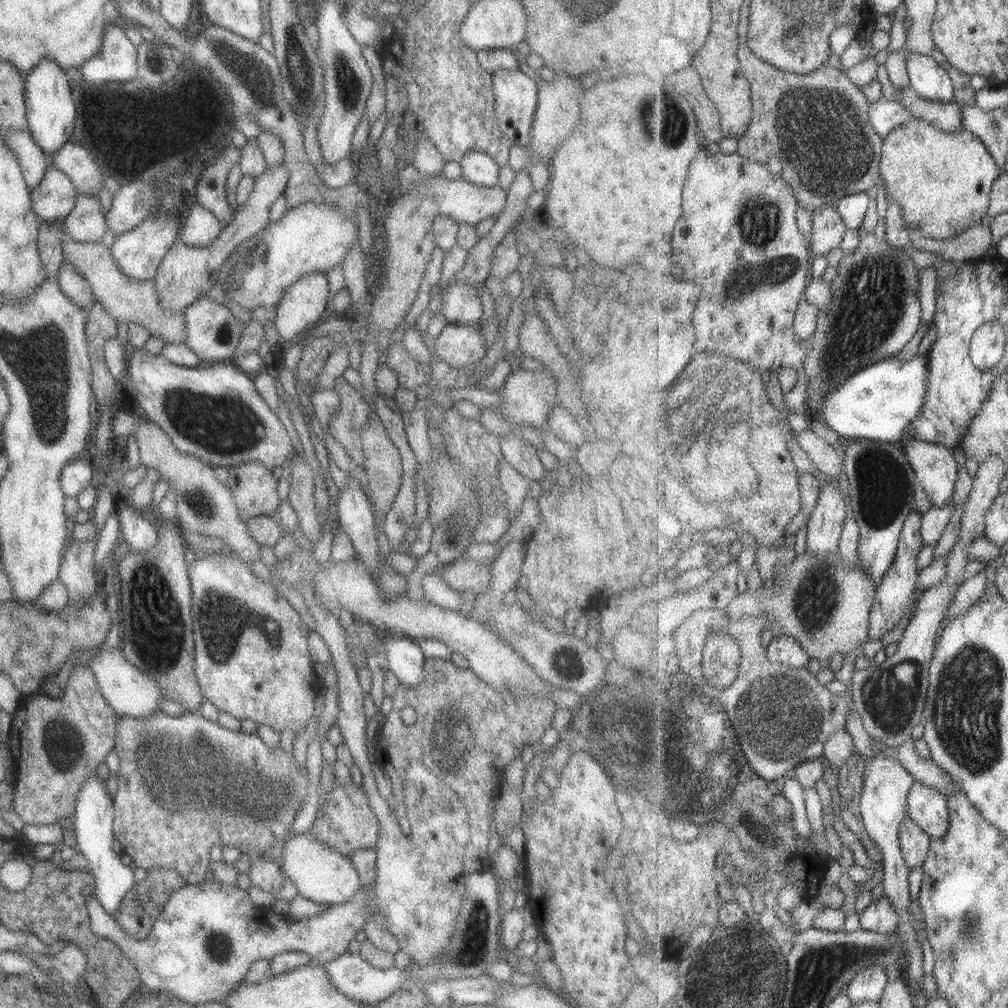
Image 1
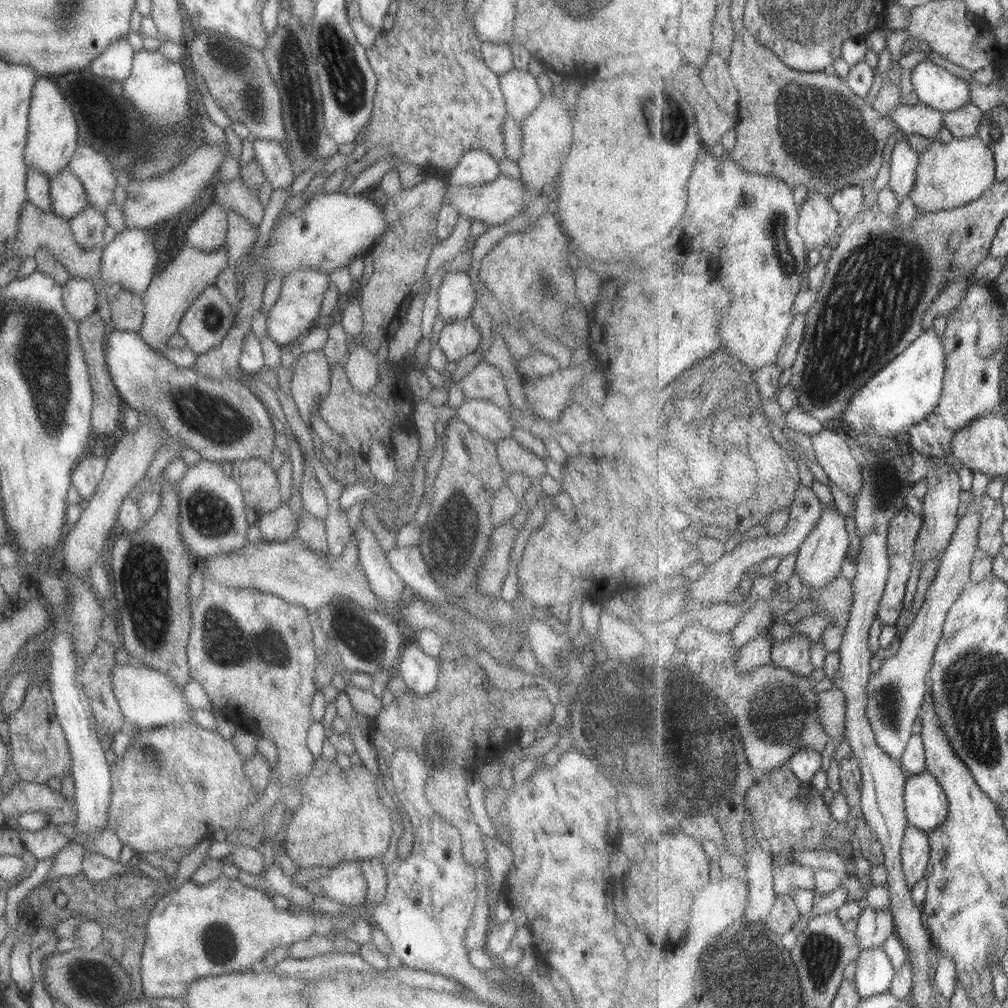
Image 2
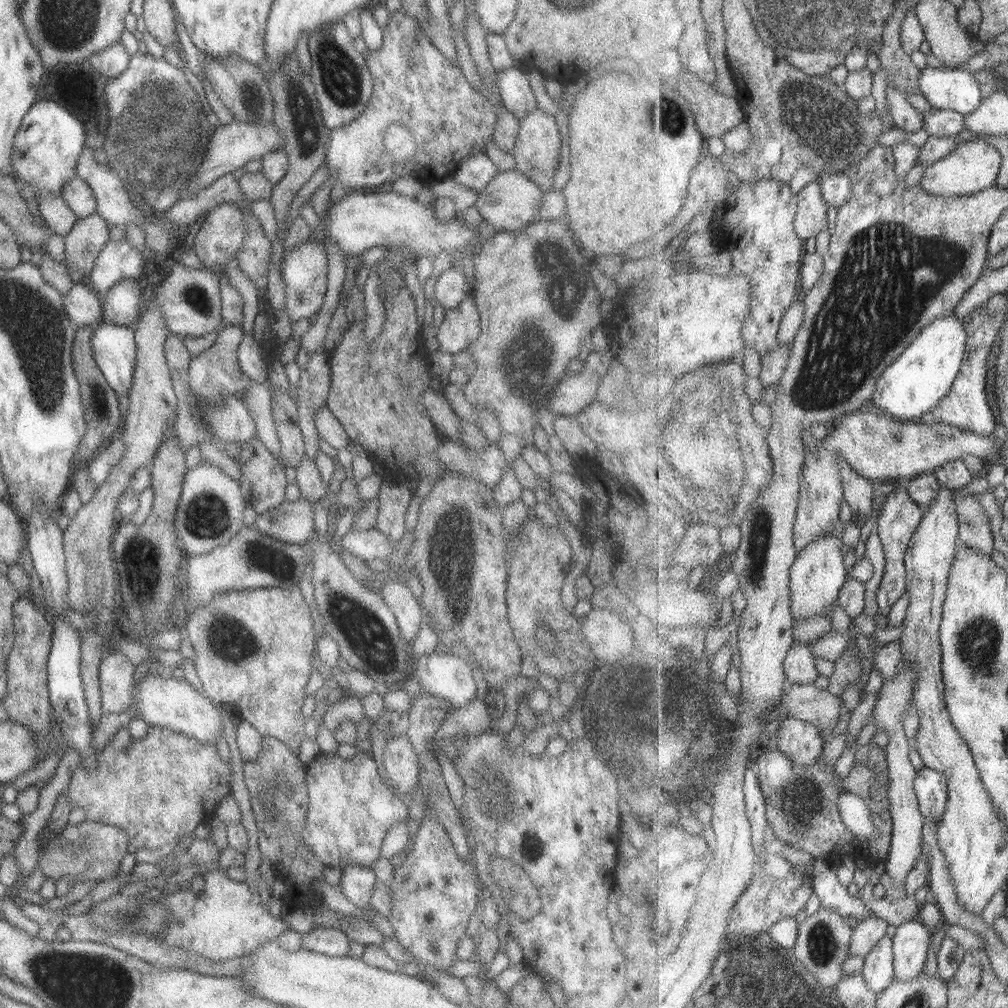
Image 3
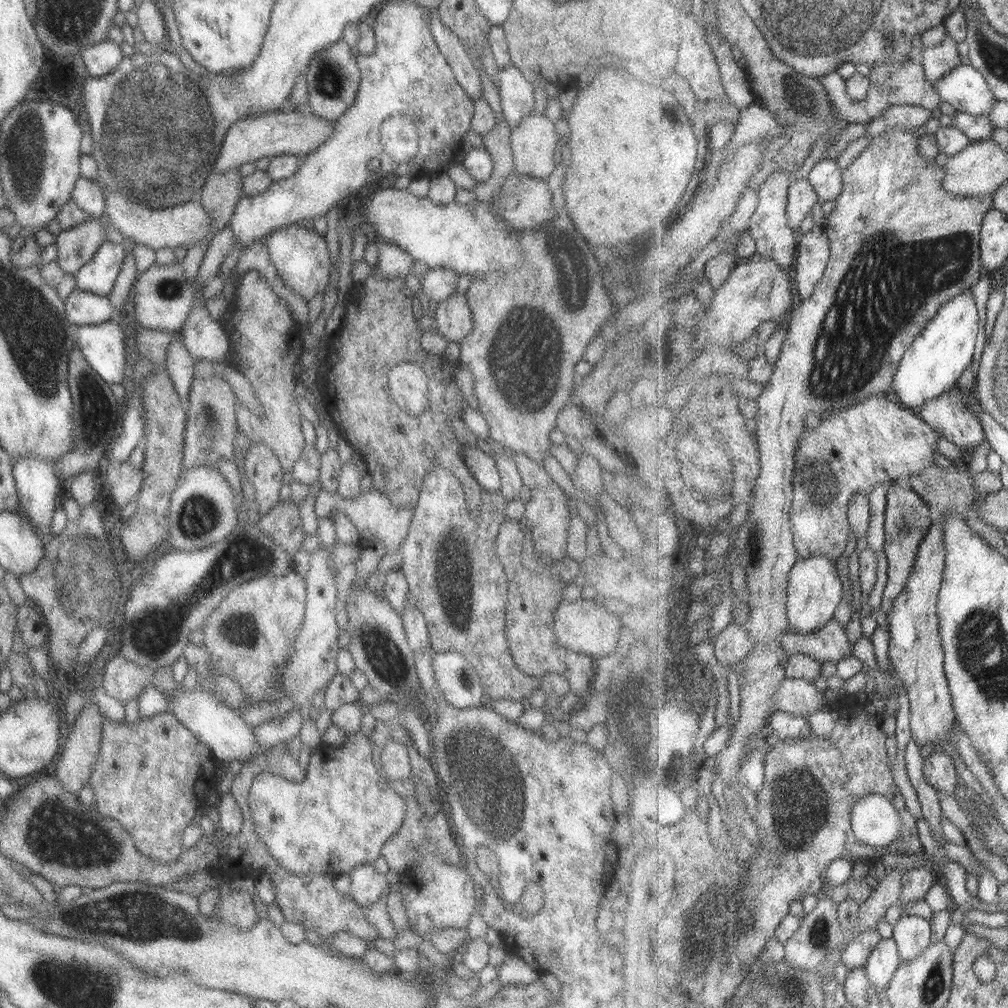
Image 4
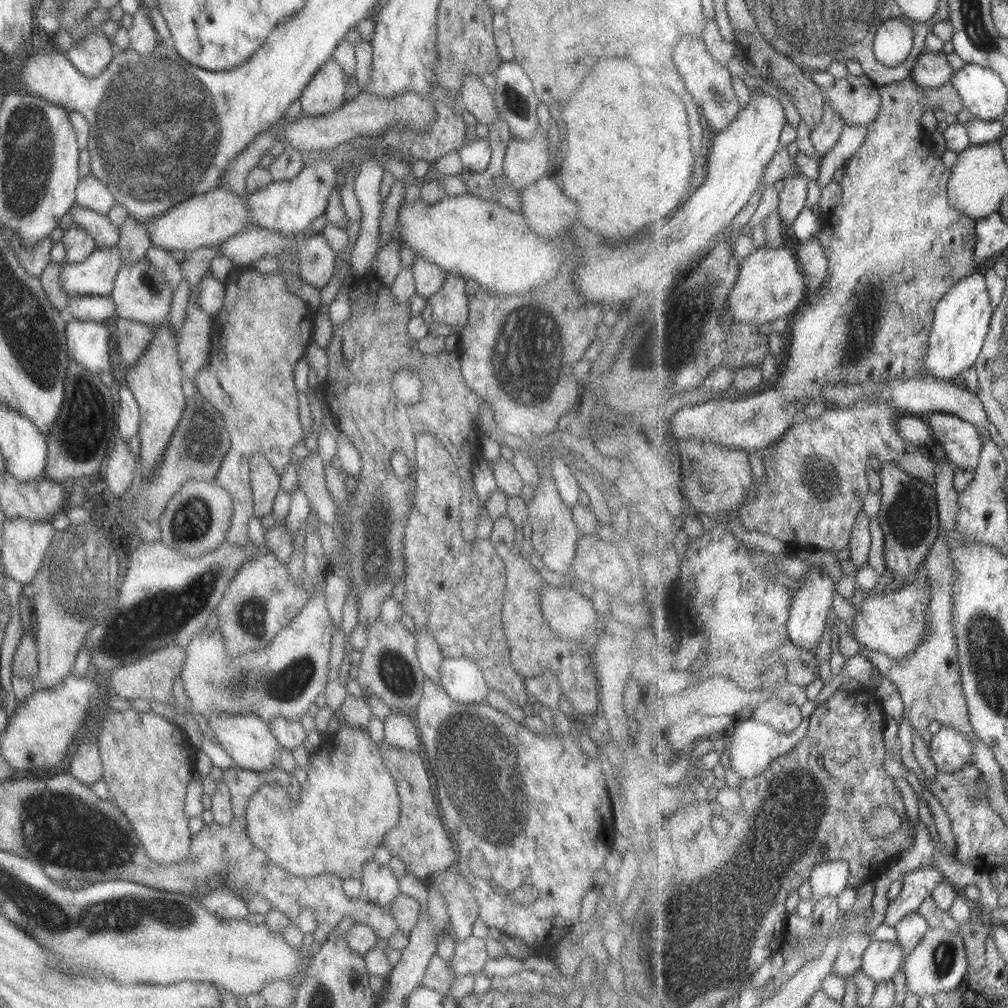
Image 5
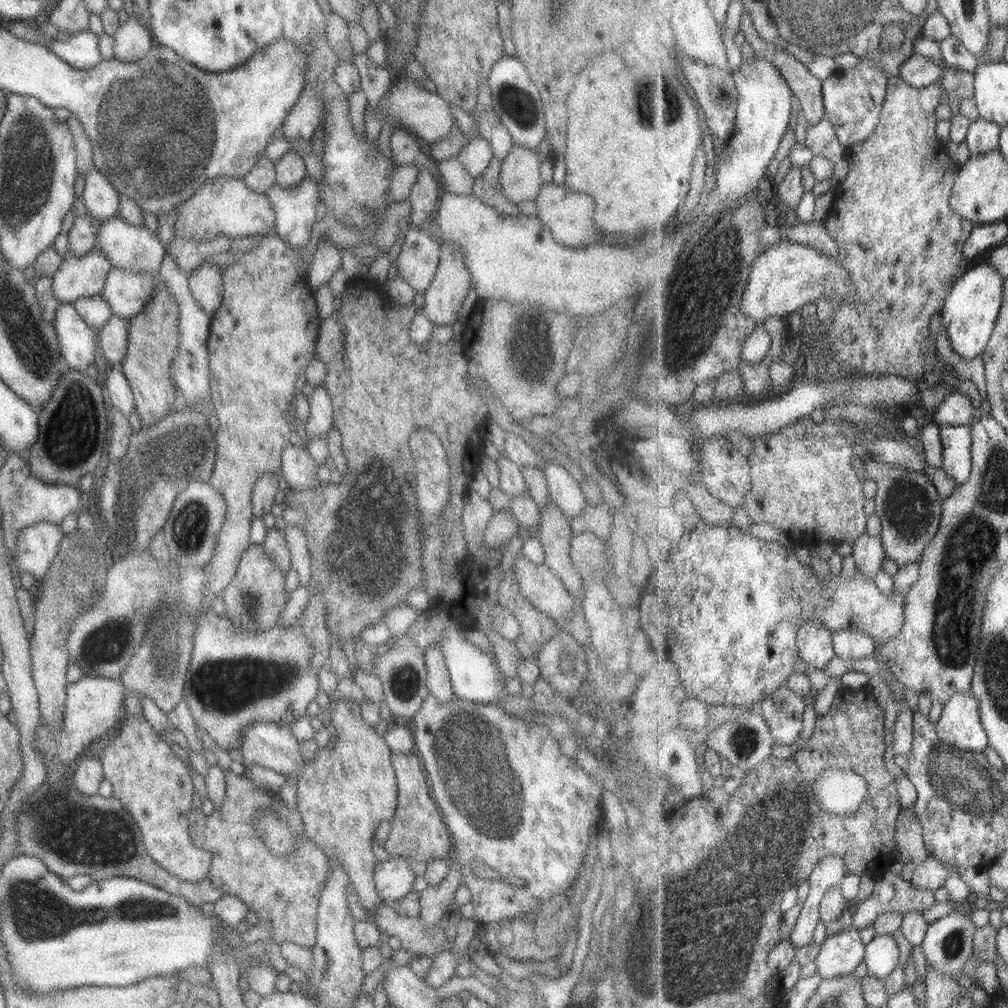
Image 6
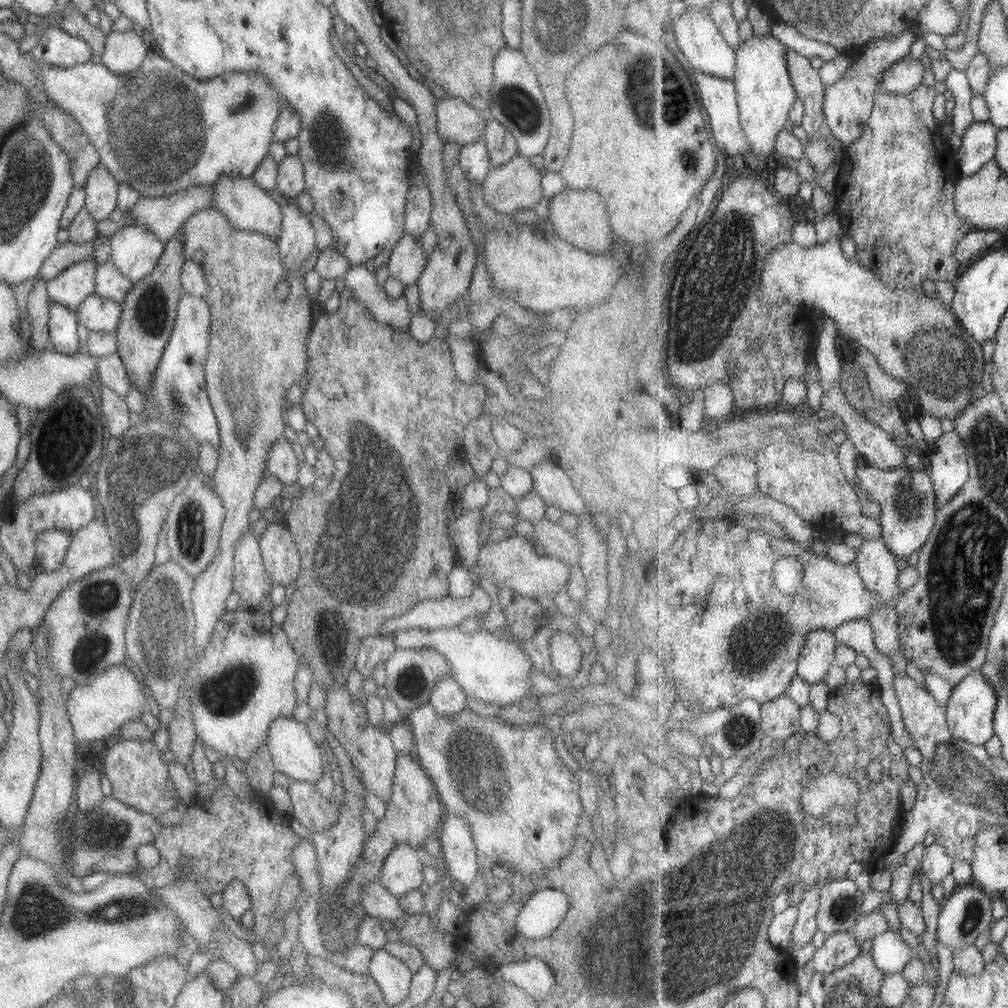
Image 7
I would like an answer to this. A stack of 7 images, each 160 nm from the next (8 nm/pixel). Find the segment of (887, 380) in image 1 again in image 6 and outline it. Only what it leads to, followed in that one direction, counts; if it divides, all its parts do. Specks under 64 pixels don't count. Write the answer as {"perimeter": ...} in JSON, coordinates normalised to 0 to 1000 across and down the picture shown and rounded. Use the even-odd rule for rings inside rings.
{"perimeter":[[[973,261],[962,266],[947,281],[934,310],[935,324],[943,339],[944,347],[959,358],[975,352],[982,341],[995,304],[997,278],[983,261]]]}

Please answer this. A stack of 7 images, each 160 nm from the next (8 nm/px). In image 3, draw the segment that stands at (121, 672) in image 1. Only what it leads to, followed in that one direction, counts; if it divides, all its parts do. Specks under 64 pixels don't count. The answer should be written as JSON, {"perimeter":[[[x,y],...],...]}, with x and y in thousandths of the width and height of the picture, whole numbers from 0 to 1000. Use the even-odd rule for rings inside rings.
{"perimeter":[[[156,668],[144,670],[131,679],[127,702],[133,704],[134,713],[139,712],[148,721],[166,722],[201,738],[207,735],[213,738],[216,729],[220,728],[221,716],[213,698],[182,673]]]}

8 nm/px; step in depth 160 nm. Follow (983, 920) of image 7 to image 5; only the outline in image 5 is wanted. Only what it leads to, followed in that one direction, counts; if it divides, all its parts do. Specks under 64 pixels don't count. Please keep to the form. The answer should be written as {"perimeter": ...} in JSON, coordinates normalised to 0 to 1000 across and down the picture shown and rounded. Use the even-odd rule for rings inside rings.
{"perimeter":[[[937,918],[924,921],[918,928],[916,936],[899,949],[895,957],[899,970],[899,982],[910,988],[924,988],[931,990],[937,985],[943,985],[950,981],[960,966],[961,954],[957,937],[951,925],[942,925]]]}

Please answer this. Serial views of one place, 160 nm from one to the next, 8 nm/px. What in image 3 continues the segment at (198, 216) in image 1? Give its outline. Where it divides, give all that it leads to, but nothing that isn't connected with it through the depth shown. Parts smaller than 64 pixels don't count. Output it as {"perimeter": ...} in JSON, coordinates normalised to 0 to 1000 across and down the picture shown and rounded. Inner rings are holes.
{"perimeter":[[[219,201],[210,206],[207,210],[205,210],[200,217],[200,221],[194,222],[194,230],[192,235],[190,236],[190,250],[192,253],[198,258],[199,262],[205,264],[205,266],[209,266],[206,264],[214,264],[217,267],[214,267],[213,270],[220,269],[220,265],[227,258],[231,258],[235,247],[238,245],[240,241],[241,235],[243,234],[244,222],[242,222],[242,214],[241,211],[236,207],[236,203],[233,201]]]}

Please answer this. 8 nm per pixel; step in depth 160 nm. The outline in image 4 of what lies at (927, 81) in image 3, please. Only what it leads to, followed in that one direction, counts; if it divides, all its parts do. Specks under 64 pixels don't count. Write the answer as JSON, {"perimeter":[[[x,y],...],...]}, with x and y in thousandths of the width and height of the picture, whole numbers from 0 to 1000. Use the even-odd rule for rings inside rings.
{"perimeter":[[[963,63],[950,65],[928,84],[935,99],[956,113],[980,115],[990,100],[978,75]]]}

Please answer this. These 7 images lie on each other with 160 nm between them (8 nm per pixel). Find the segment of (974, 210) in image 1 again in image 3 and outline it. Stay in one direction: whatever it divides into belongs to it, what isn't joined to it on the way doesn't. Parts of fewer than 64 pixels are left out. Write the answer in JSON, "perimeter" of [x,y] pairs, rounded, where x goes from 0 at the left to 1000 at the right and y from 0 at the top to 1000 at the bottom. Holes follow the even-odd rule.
{"perimeter":[[[976,137],[953,140],[937,158],[918,168],[913,183],[920,191],[941,196],[943,194],[963,194],[990,183],[994,169],[994,151]]]}

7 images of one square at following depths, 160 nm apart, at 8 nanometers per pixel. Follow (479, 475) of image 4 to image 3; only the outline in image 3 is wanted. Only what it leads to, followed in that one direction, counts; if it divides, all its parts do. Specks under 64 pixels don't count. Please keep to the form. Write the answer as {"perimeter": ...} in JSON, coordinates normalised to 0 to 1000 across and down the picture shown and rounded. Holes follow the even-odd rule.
{"perimeter":[[[438,436],[432,446],[434,461],[438,465],[443,465],[443,468],[453,467],[465,471],[488,484],[503,463],[501,454],[493,443],[492,440],[485,440],[477,447],[465,447],[453,438]]]}

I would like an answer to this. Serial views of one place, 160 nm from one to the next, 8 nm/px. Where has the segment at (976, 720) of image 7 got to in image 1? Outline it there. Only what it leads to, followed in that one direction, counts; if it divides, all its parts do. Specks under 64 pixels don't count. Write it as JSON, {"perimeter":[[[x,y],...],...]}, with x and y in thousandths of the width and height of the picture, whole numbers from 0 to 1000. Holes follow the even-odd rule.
{"perimeter":[[[908,776],[902,785],[901,808],[926,833],[942,824],[942,800],[938,789],[924,780]]]}

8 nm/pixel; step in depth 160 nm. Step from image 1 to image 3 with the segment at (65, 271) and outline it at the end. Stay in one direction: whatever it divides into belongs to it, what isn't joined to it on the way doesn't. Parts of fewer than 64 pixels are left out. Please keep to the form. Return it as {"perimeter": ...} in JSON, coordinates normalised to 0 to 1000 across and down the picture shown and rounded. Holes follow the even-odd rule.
{"perimeter":[[[84,280],[74,281],[62,293],[62,306],[68,319],[82,323],[94,317],[100,319],[100,295]]]}

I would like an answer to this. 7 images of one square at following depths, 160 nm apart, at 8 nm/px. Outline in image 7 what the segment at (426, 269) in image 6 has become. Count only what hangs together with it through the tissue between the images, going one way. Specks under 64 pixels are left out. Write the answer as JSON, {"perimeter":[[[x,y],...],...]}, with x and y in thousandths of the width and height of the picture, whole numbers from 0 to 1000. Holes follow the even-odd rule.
{"perimeter":[[[400,232],[391,242],[383,261],[385,274],[395,278],[400,285],[413,282],[424,255],[425,252],[417,245],[415,237]]]}

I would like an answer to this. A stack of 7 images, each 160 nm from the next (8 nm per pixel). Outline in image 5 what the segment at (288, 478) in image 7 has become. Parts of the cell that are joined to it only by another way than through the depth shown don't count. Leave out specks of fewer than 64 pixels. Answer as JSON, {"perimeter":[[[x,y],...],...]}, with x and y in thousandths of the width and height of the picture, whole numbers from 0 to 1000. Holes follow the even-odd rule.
{"perimeter":[[[308,449],[301,454],[298,459],[296,457],[291,457],[291,460],[296,472],[296,483],[303,489],[306,496],[306,502],[313,507],[313,514],[327,523],[336,520],[336,508],[333,499],[322,484],[321,465],[317,453],[313,449]]]}

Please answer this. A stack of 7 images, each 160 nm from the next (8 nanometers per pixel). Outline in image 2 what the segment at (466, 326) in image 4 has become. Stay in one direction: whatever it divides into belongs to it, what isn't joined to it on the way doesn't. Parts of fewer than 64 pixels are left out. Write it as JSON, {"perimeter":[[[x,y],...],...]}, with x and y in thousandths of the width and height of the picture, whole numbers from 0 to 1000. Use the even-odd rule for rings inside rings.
{"perimeter":[[[464,317],[441,320],[432,345],[438,349],[443,359],[454,359],[458,355],[469,353],[477,333],[474,326]]]}

